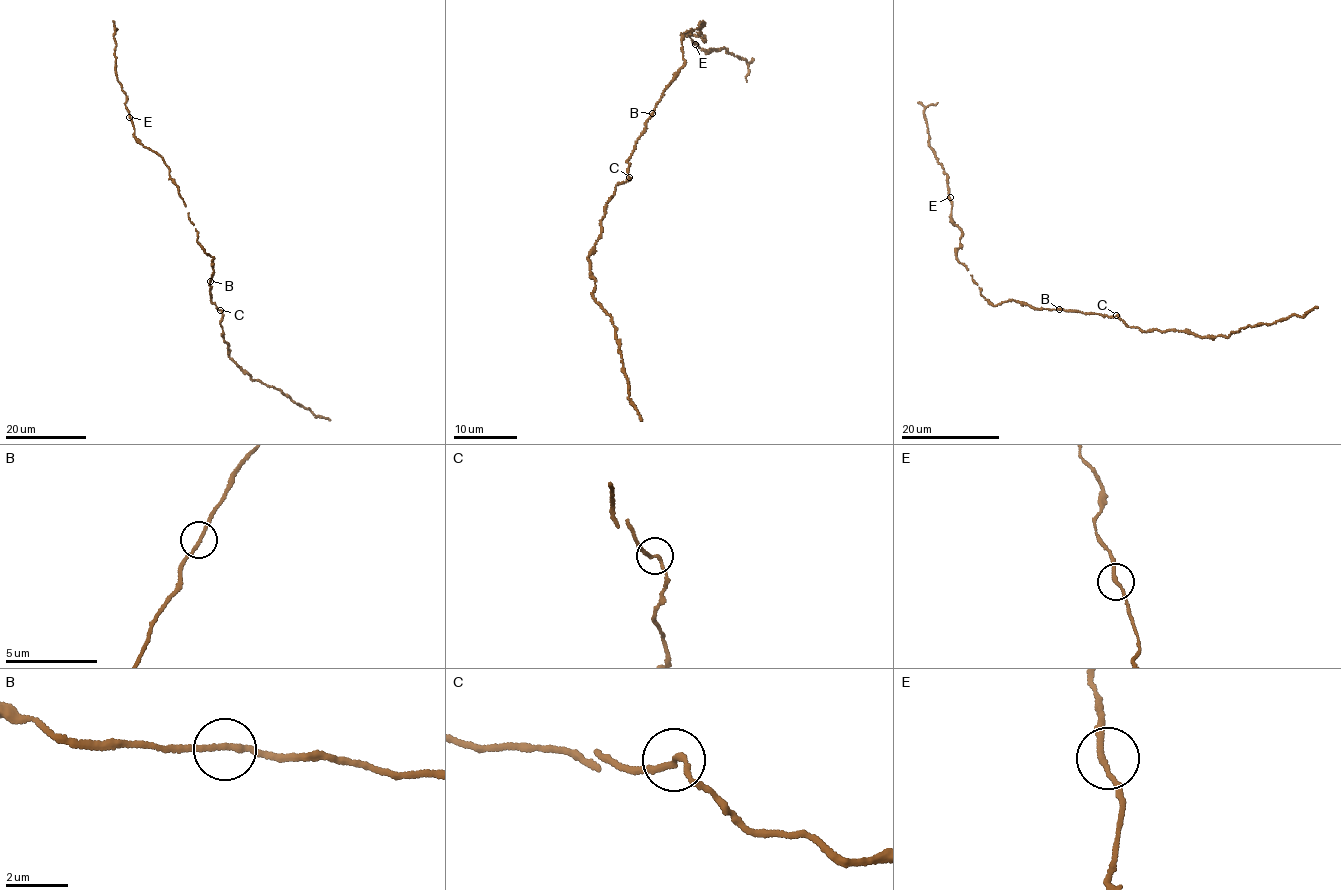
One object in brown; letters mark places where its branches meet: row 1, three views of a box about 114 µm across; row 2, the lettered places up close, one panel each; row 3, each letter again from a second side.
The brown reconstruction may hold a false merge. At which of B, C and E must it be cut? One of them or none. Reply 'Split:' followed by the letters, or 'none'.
Split: none

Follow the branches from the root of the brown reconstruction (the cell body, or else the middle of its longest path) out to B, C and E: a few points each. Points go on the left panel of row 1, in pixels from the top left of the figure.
B: (212, 266), (210, 281)
C: (212, 266), (211, 300), (220, 310)
E: (212, 266), (213, 258), (197, 241), (197, 231), (170, 178), (169, 167), (135, 137), (129, 117)

